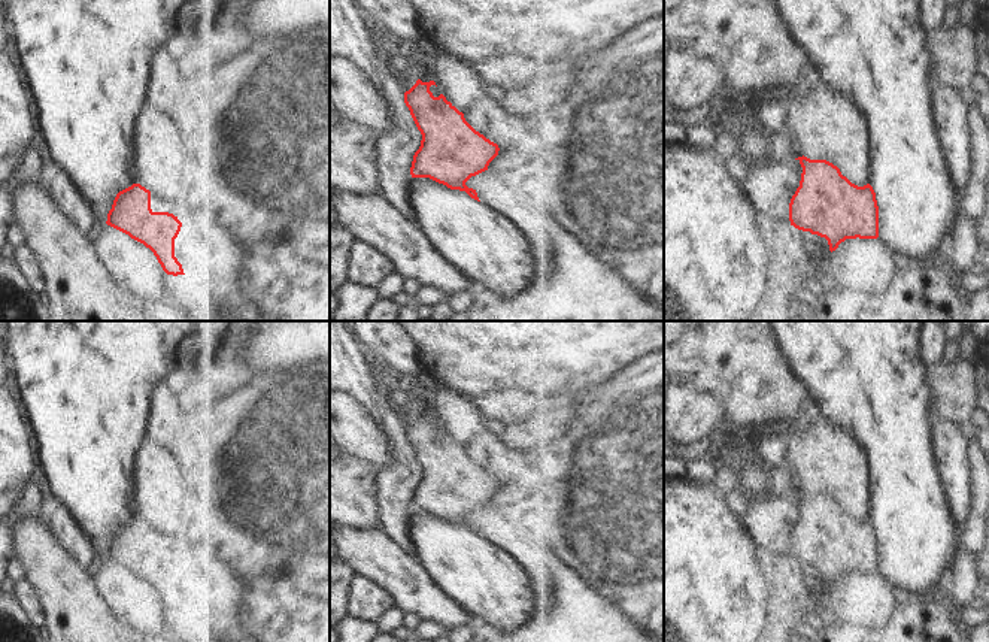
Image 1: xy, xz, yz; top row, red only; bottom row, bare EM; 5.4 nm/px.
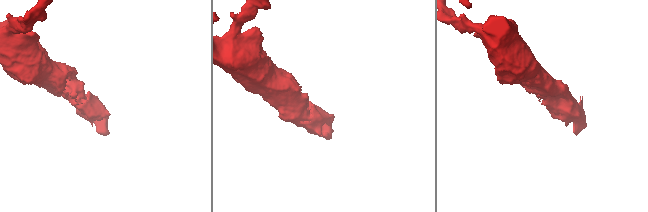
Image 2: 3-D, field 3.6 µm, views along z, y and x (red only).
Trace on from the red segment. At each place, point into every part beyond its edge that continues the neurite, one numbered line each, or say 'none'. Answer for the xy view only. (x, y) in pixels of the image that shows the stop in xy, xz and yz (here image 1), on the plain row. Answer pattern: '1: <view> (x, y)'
1: xy (209, 586)

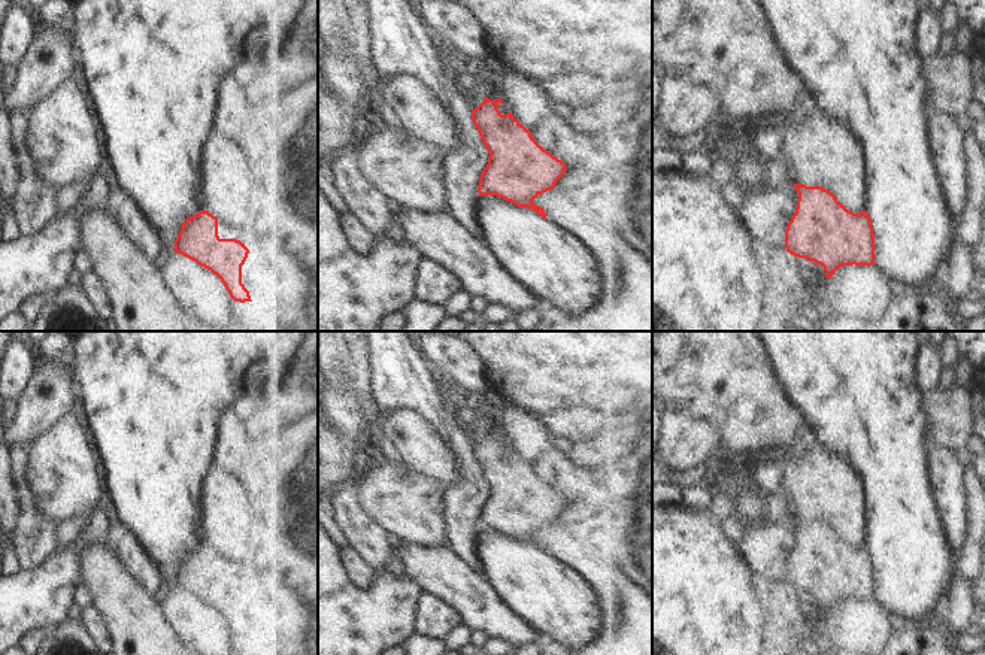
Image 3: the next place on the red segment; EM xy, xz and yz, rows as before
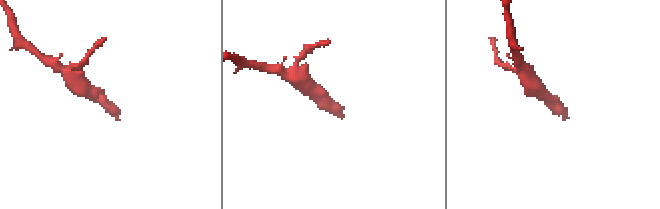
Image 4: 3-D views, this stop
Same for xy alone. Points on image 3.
1: xy (276, 612)

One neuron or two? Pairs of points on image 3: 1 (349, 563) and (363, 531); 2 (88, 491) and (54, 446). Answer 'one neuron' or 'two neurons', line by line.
1: two neurons
2: one neuron

